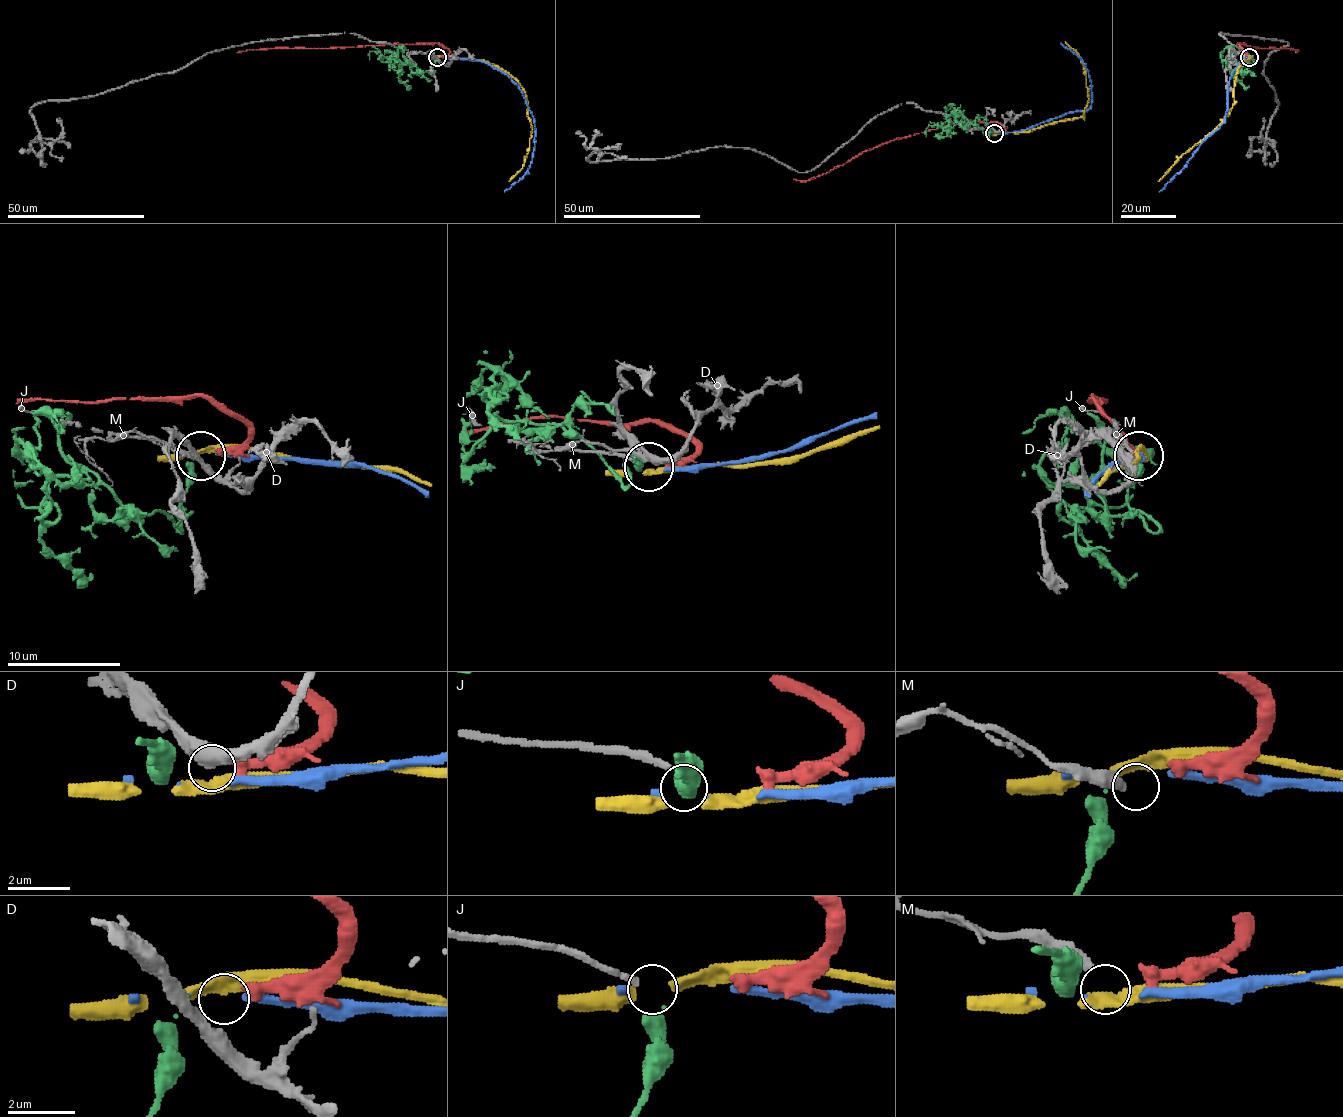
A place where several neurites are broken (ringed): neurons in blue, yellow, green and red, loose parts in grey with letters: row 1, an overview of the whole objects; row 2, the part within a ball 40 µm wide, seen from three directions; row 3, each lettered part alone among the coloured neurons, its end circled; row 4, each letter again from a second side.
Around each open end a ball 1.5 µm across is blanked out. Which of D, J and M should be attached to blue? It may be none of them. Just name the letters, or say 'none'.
none

